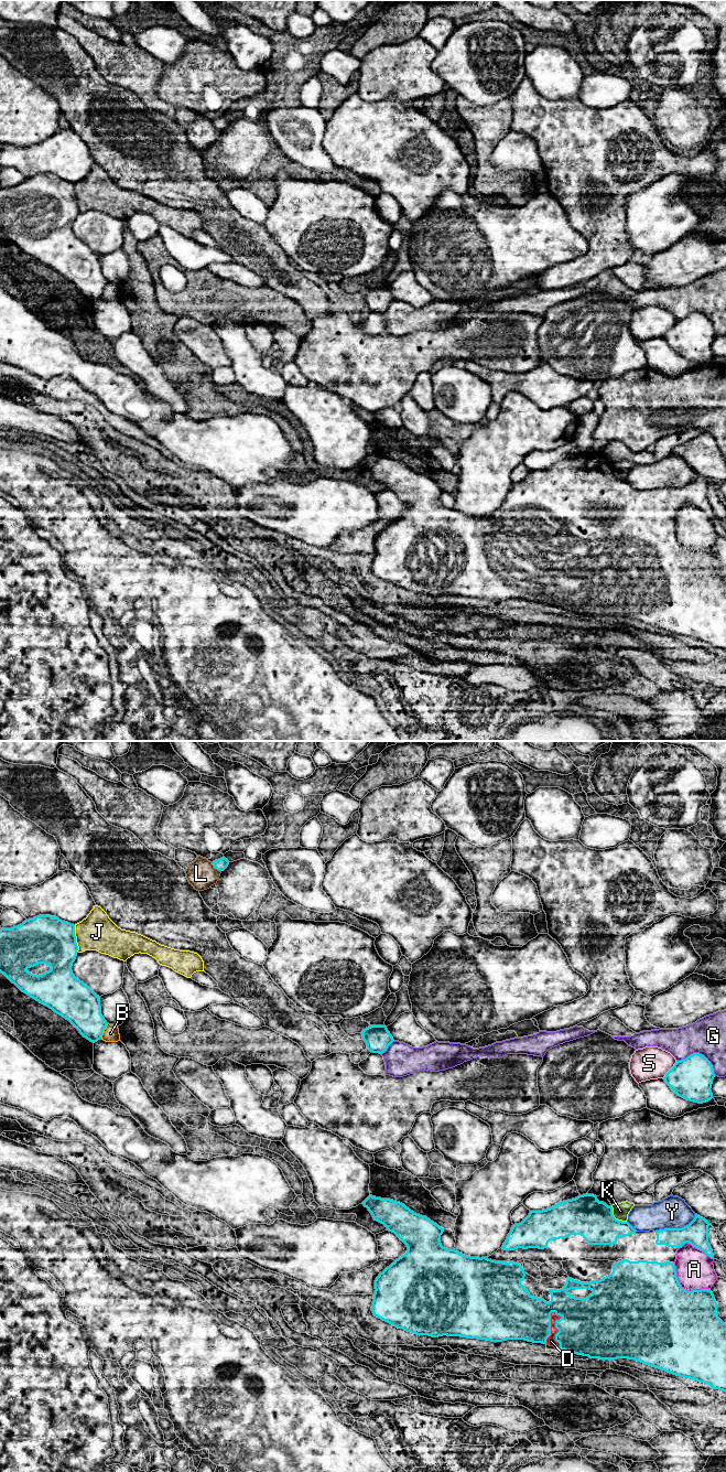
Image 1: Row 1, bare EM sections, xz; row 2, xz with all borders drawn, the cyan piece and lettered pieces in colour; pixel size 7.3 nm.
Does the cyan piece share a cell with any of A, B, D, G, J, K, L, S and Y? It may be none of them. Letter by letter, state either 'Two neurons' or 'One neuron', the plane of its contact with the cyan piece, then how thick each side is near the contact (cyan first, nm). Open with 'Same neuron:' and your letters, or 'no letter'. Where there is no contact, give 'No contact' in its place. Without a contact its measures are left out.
Same neuron: D
A: Two neurons. Touches cyan in xz. Thickness 500 nm (cyan) against 280 nm
B: Two neurons. Touches cyan in xz. Thickness 280 nm (cyan) against 110 nm
D: One neuron. Touches cyan in xz. Thickness 440 nm (cyan) against 70 nm
G: Two neurons. Touches cyan in xz. Thickness 300 nm (cyan) against 280 nm
J: Two neurons. Touches cyan in xz. Thickness 360 nm (cyan) against 280 nm
K: Two neurons. Touches cyan in xz. Thickness 300 nm (cyan) against 120 nm
L: Two neurons. Touches cyan in xz. Thickness 90 nm (cyan) against 200 nm
S: Two neurons. Touches cyan in xz. Thickness 300 nm (cyan) against 240 nm
Y: Two neurons. Touches cyan in xz. Thickness 180 nm (cyan) against 240 nm

